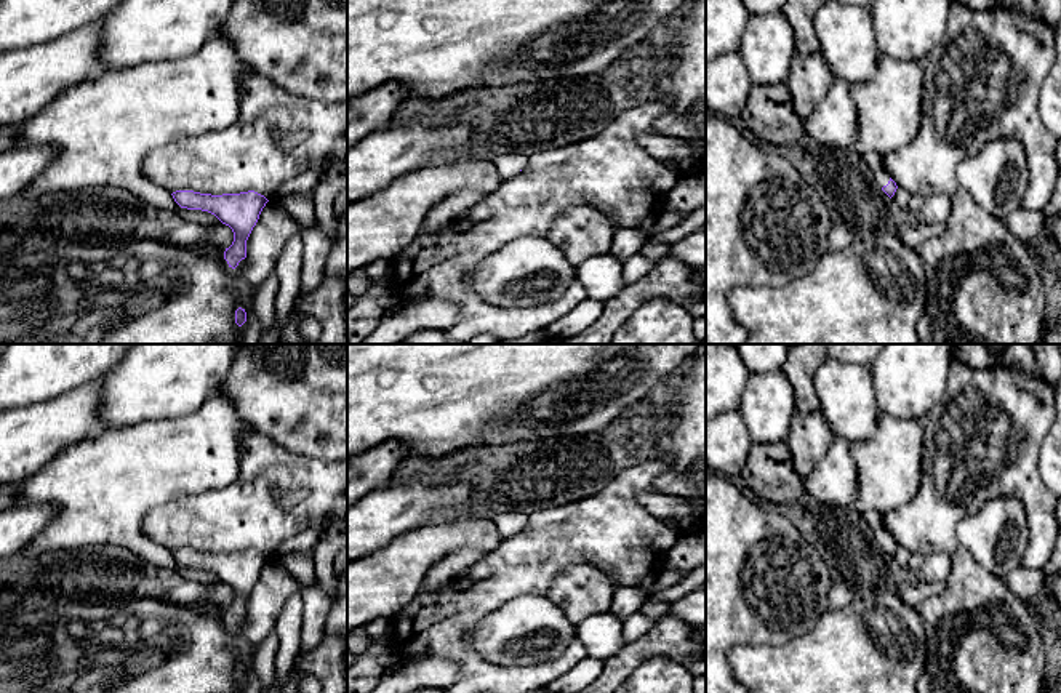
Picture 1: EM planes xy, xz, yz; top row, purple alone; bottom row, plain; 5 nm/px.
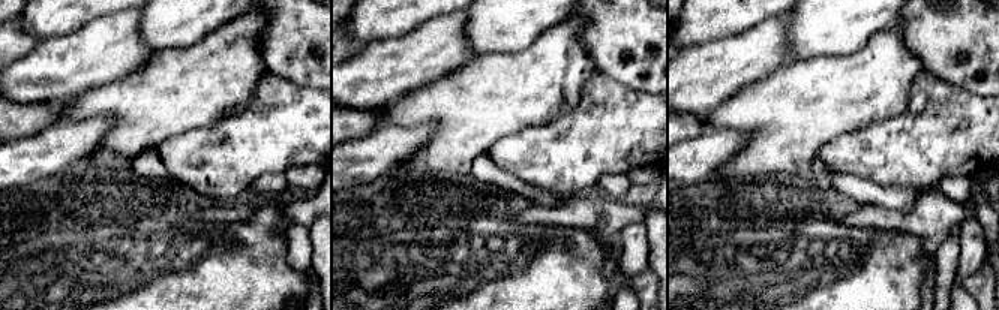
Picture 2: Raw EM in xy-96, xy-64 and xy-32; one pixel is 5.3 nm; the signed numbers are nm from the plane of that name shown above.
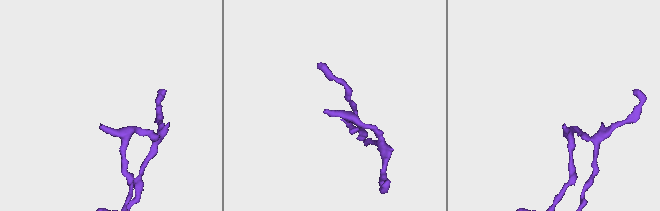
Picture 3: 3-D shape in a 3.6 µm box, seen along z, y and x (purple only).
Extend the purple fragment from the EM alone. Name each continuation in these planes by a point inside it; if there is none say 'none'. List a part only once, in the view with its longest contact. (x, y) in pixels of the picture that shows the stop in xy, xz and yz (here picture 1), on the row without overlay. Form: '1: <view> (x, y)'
1: yz (872, 517)

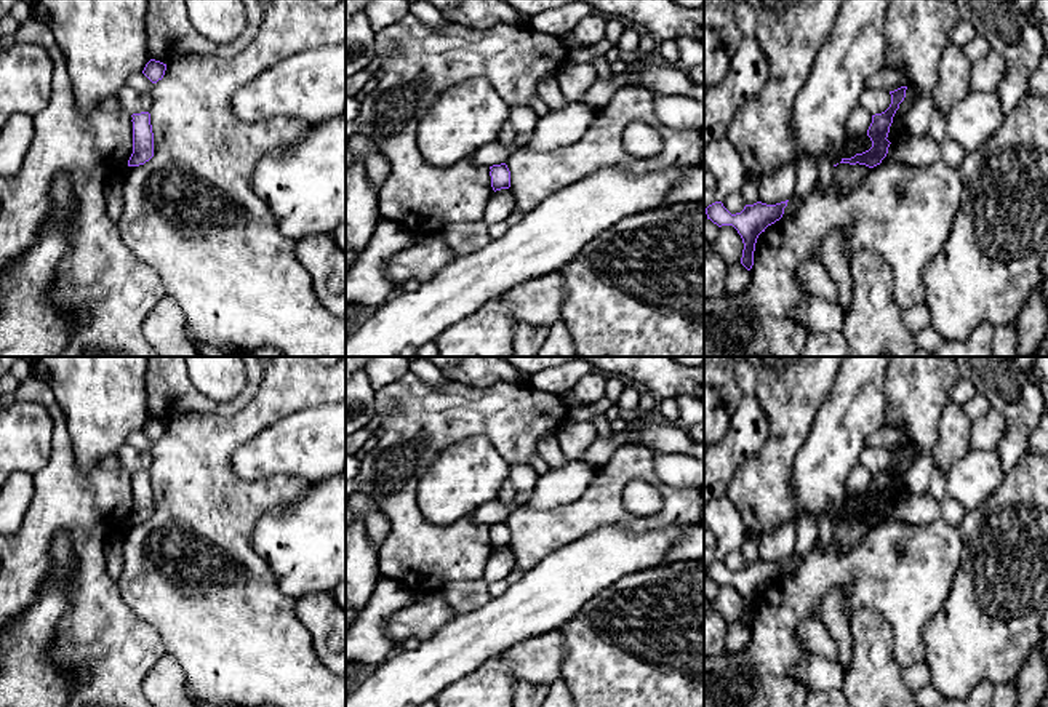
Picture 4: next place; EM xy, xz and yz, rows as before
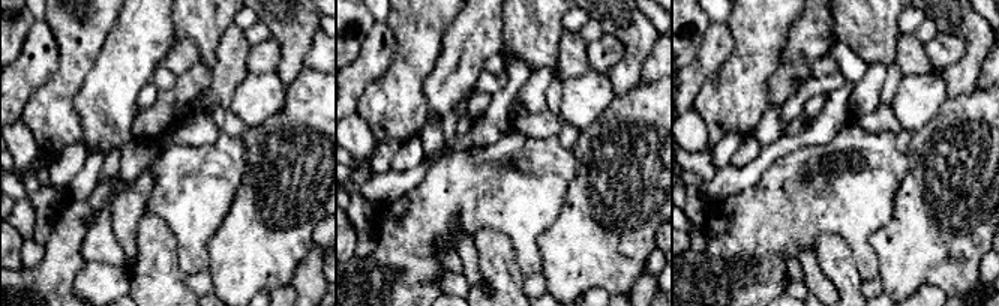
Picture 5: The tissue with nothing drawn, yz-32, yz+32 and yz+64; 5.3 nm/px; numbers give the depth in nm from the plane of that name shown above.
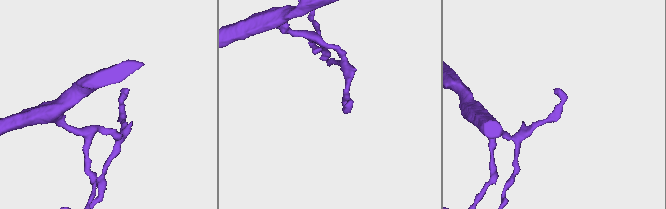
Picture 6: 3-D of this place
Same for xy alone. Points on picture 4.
none

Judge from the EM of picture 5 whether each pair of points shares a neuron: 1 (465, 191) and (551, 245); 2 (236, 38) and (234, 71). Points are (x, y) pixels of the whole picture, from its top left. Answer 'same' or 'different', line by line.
1: different
2: same

